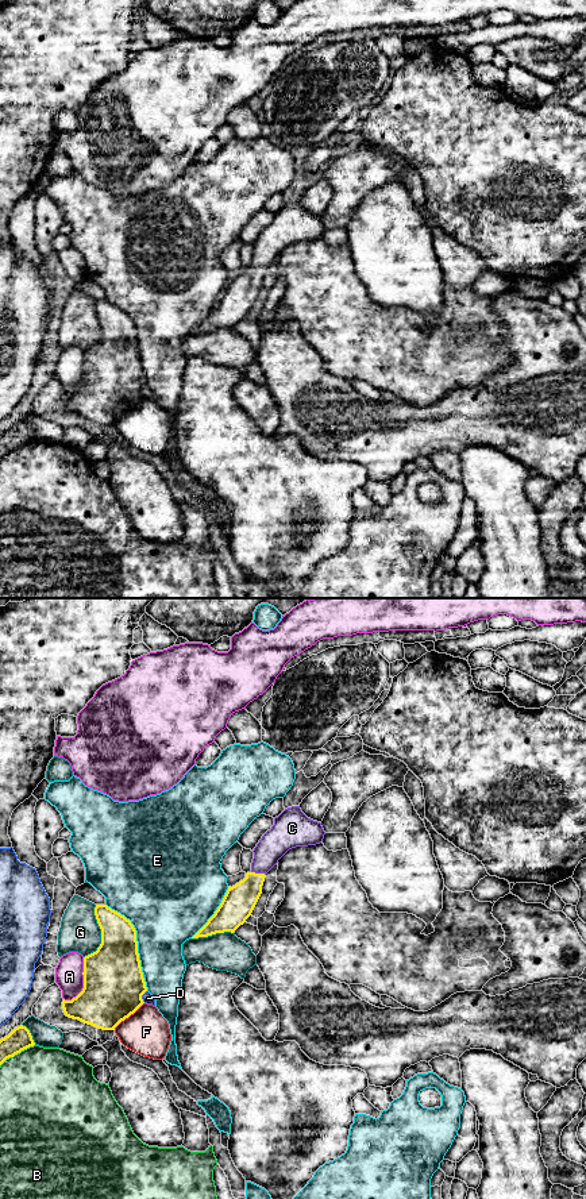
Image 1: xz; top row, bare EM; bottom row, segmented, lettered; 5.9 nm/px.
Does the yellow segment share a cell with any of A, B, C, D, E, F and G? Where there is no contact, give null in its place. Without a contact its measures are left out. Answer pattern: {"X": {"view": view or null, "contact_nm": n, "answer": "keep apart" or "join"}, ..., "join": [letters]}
{"A": {"view": "xz", "contact_nm": 280, "answer": "keep apart"}, "B": {"view": "xz", "contact_nm": 240, "answer": "keep apart"}, "C": {"view": "xz", "contact_nm": 90, "answer": "join"}, "D": {"view": "xz", "contact_nm": 80, "answer": "keep apart"}, "E": {"view": "xz", "contact_nm": 600, "answer": "keep apart"}, "F": {"view": "xz", "contact_nm": 240, "answer": "keep apart"}, "G": {"view": "xz", "contact_nm": 320, "answer": "keep apart"}, "join": ["C"]}

